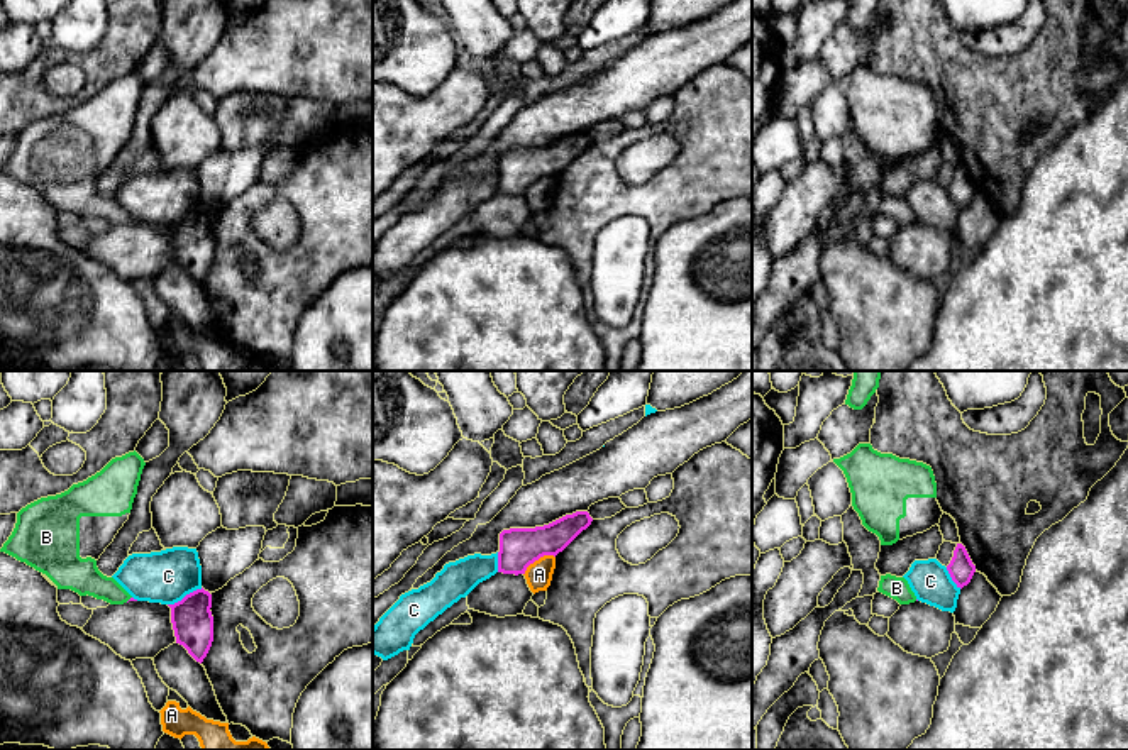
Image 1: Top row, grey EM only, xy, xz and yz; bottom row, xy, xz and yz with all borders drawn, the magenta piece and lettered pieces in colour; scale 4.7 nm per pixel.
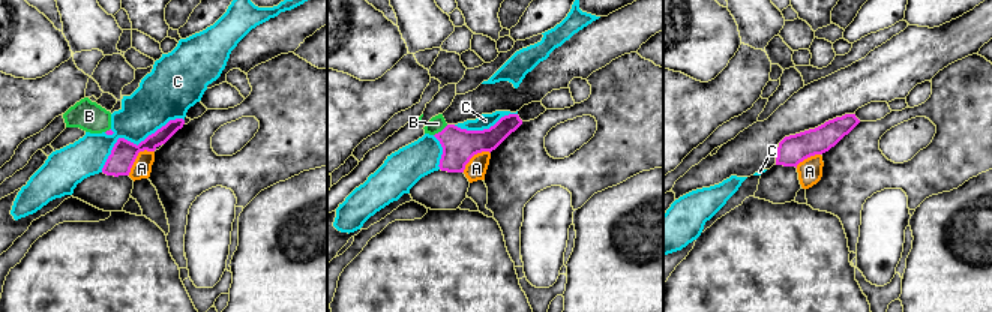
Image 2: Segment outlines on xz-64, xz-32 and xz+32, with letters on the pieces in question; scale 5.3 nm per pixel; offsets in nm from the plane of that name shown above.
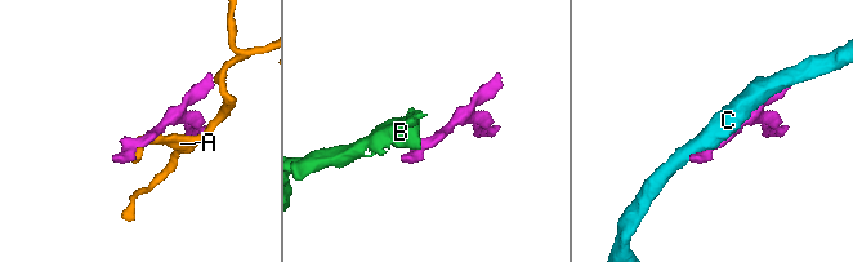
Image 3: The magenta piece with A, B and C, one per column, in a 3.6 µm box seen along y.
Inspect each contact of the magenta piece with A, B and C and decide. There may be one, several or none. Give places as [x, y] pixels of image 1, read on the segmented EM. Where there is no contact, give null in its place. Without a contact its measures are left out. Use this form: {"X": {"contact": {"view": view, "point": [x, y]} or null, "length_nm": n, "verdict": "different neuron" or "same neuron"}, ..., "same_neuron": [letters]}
{"A": {"contact": {"view": "xz", "point": [537, 559]}, "length_nm": 180, "verdict": "different neuron"}, "B": {"contact": {"view": "xy", "point": [129, 600]}, "length_nm": 40, "verdict": "same neuron"}, "C": {"contact": {"view": "xy", "point": [187, 595]}, "length_nm": 190, "verdict": "different neuron"}, "same_neuron": ["B"]}

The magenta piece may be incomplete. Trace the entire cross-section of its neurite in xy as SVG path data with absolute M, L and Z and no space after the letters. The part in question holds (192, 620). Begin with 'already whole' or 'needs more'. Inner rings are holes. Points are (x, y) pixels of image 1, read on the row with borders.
already whole | M202 587L168 606L176 643L202 664L213 642L212 594Z

